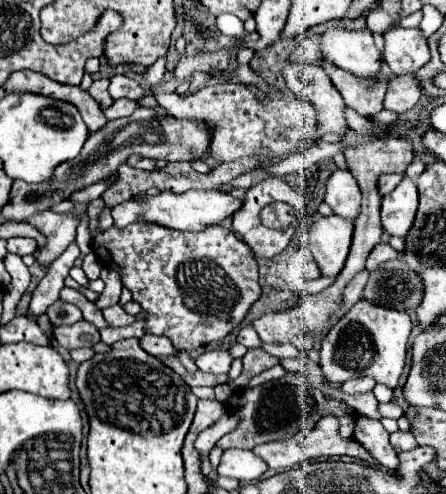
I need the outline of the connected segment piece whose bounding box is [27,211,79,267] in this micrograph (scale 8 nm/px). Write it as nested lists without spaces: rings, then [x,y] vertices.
[[[43,211],[43,213],[33,215],[33,219],[27,219],[27,223],[37,227],[47,239],[45,247],[39,247],[33,253],[35,261],[47,267],[69,247],[69,243],[73,243],[79,219],[71,215],[57,215],[51,211]]]

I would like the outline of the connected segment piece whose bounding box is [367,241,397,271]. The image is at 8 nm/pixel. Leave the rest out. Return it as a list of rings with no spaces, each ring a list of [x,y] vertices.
[[[381,241],[381,243],[377,243],[377,245],[373,247],[373,251],[371,251],[369,257],[367,257],[367,271],[373,271],[379,263],[391,261],[391,259],[395,259],[395,257],[397,257],[397,251],[395,251],[389,243]]]

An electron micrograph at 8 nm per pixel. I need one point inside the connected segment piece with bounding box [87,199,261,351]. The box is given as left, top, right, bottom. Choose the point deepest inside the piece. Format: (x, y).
(195, 288)

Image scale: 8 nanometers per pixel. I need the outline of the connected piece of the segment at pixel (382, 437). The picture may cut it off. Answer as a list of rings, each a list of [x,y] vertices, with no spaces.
[[[359,415],[354,427],[354,438],[365,449],[369,449],[369,453],[381,463],[381,467],[389,471],[397,471],[399,457],[389,443],[389,433],[379,420]]]

